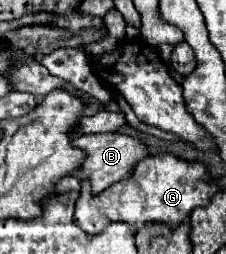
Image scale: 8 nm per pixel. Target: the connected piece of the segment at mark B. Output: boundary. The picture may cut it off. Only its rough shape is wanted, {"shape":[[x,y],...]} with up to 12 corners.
{"shape":[[129,135],[73,137],[87,151],[75,171],[93,195],[129,179],[147,147]]}

